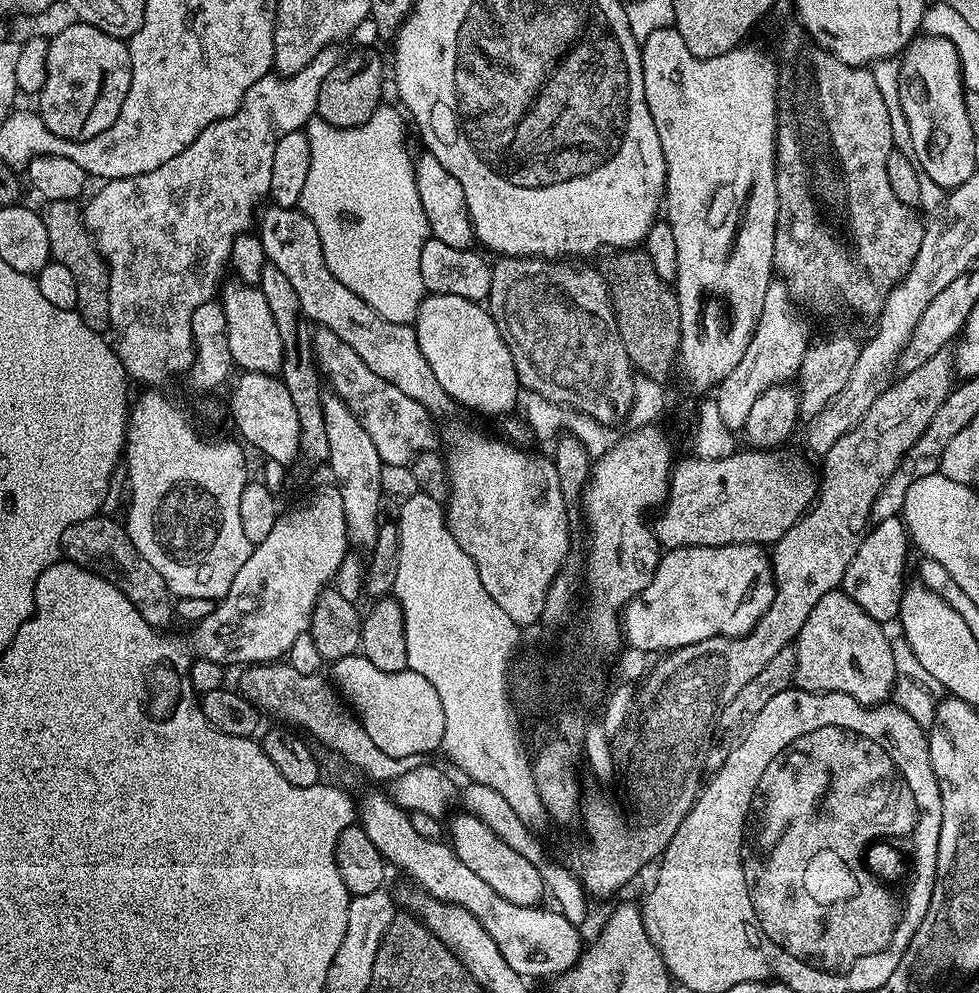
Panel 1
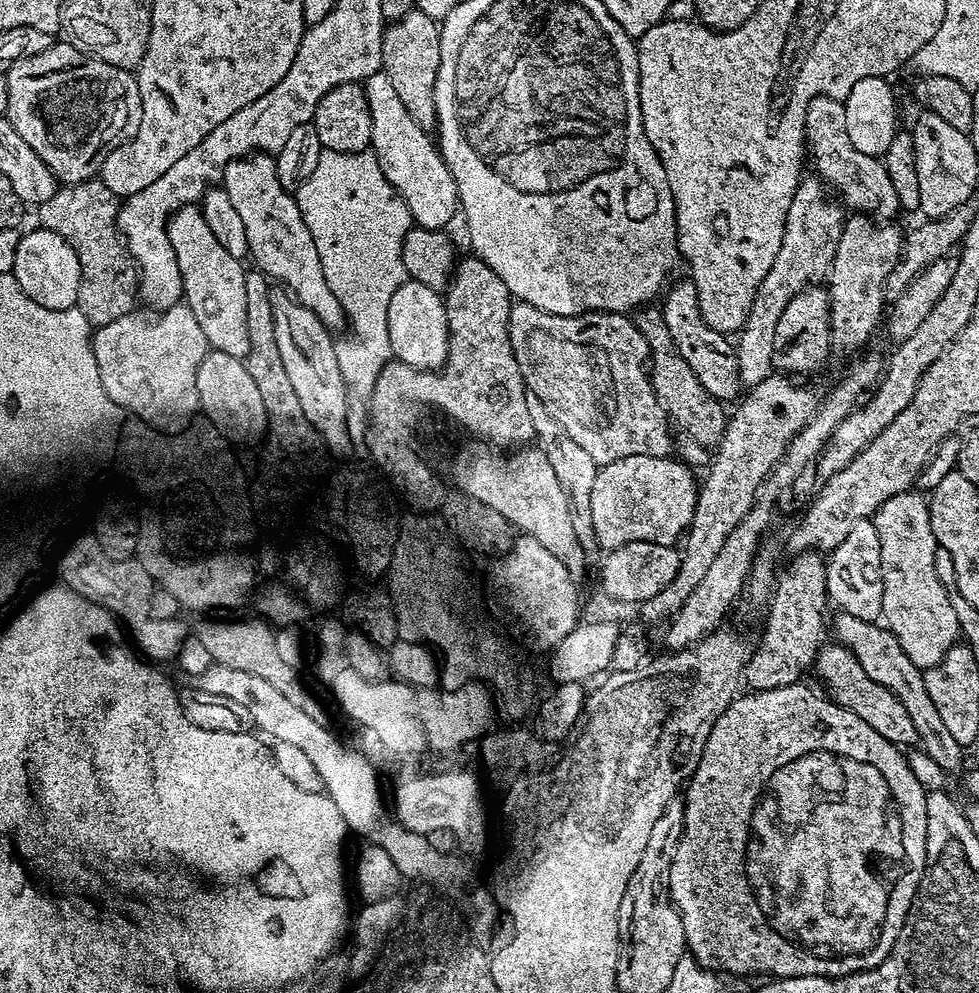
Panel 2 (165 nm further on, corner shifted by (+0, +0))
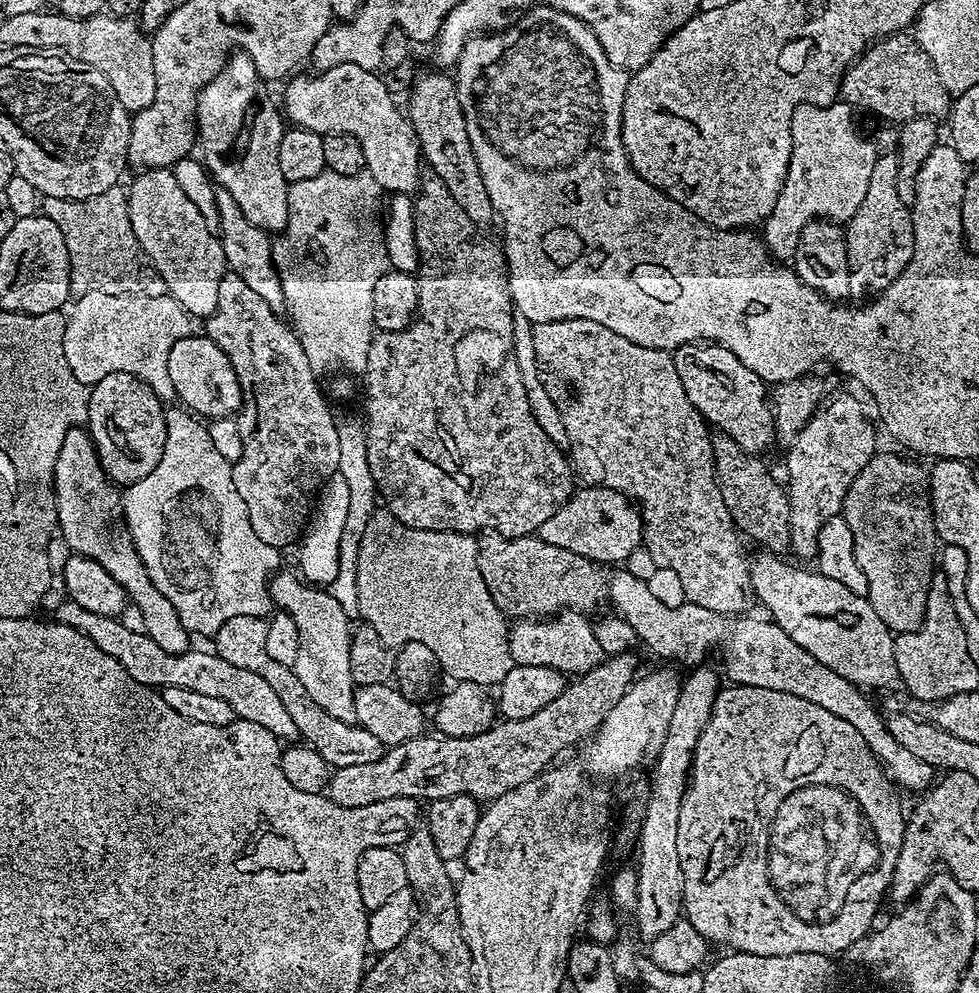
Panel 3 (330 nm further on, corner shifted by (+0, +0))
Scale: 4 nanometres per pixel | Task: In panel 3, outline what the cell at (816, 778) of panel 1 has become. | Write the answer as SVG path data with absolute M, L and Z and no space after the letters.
M814 784L806 788L797 788L794 792L789 792L788 796L780 801L780 807L776 809L770 820L770 831L768 834L768 881L774 886L774 890L802 918L811 924L825 924L833 920L840 912L840 904L844 901L844 896L849 892L850 885L856 881L856 876L864 872L864 868L872 865L872 860L876 860L876 848L872 848L872 840L868 836L868 828L864 828L864 820L860 820L860 812L856 812L854 800L841 790L841 788L829 788L826 784Z

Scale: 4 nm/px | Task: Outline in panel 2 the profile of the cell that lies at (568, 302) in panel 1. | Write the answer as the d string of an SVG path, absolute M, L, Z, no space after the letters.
M516 302L510 310L508 329L514 358L518 358L529 393L548 405L561 429L580 443L597 466L634 454L673 455L674 428L652 389L648 343L642 338L635 319L622 312L583 312L577 316L563 316Z

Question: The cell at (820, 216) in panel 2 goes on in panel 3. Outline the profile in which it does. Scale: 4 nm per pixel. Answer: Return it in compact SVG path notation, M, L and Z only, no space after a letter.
M847 103L799 104L790 118L790 166L774 210L762 222L762 239L769 257L788 262L795 257L798 238L811 220L847 222L866 199L870 174L878 155L876 144L856 129Z

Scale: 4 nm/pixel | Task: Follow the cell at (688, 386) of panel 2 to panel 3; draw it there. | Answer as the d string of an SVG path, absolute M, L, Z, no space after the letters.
M713 435L712 453L716 463L716 479L720 481L722 500L730 518L745 537L757 540L761 549L784 554L790 548L790 502L785 485L780 484L764 469L763 459L749 454L730 437Z

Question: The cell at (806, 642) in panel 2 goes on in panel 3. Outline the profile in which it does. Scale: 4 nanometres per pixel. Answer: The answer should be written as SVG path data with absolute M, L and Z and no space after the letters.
M852 396L830 400L808 420L795 440L787 445L790 552L800 560L811 561L815 557L822 526L826 526L830 518L843 513L848 488L878 451L877 425L868 421L867 410Z

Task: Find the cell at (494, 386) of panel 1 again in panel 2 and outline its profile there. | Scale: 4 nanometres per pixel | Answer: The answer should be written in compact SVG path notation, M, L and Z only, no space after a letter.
M405 279L398 290L394 290L394 298L390 298L390 314L388 315L388 329L390 330L390 346L392 356L406 362L411 368L425 370L439 370L444 366L448 356L448 305L445 297L439 291L426 286L417 280Z

